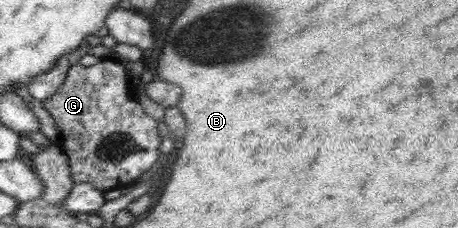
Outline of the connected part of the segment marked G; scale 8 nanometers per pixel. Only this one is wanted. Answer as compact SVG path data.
M103 60L92 66L83 66L79 62L74 62L74 64L66 70L66 78L64 78L64 82L58 86L58 90L56 90L50 98L40 100L42 108L50 114L54 120L54 124L56 124L56 129L58 129L59 140L57 144L63 150L65 160L68 162L70 181L72 181L72 184L88 183L91 188L96 188L96 190L104 194L114 189L120 189L129 183L133 184L141 174L150 170L150 167L152 167L158 159L158 149L161 144L160 134L158 132L158 122L150 117L140 105L135 96L135 88L131 87L131 85L128 84L128 81L126 81L127 73L128 72L126 72L124 67L120 65L120 62L117 63L114 60Z

